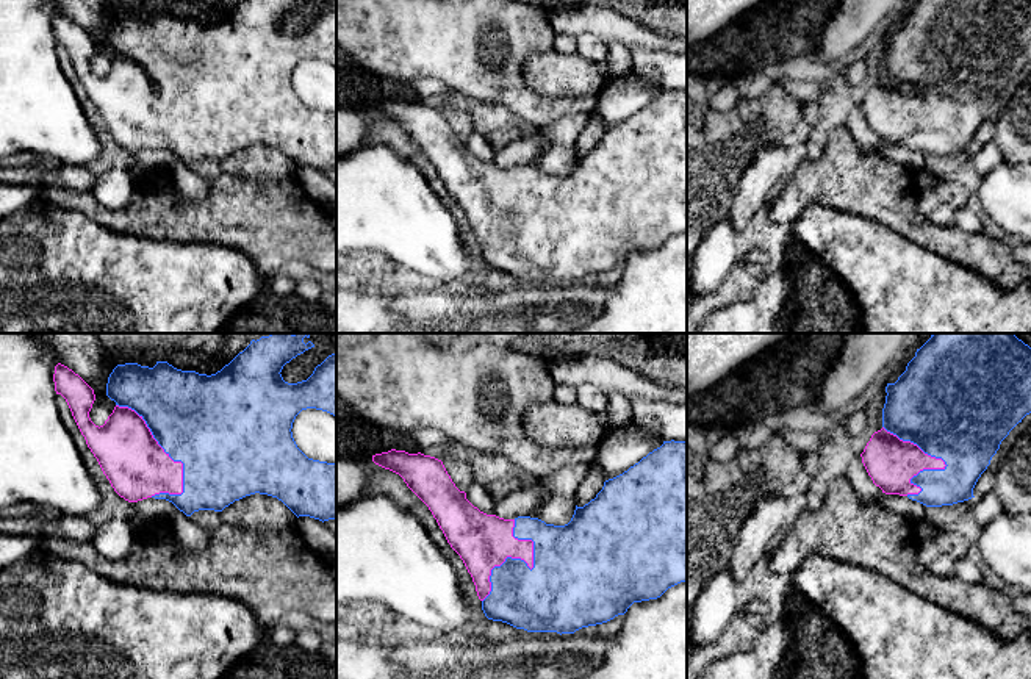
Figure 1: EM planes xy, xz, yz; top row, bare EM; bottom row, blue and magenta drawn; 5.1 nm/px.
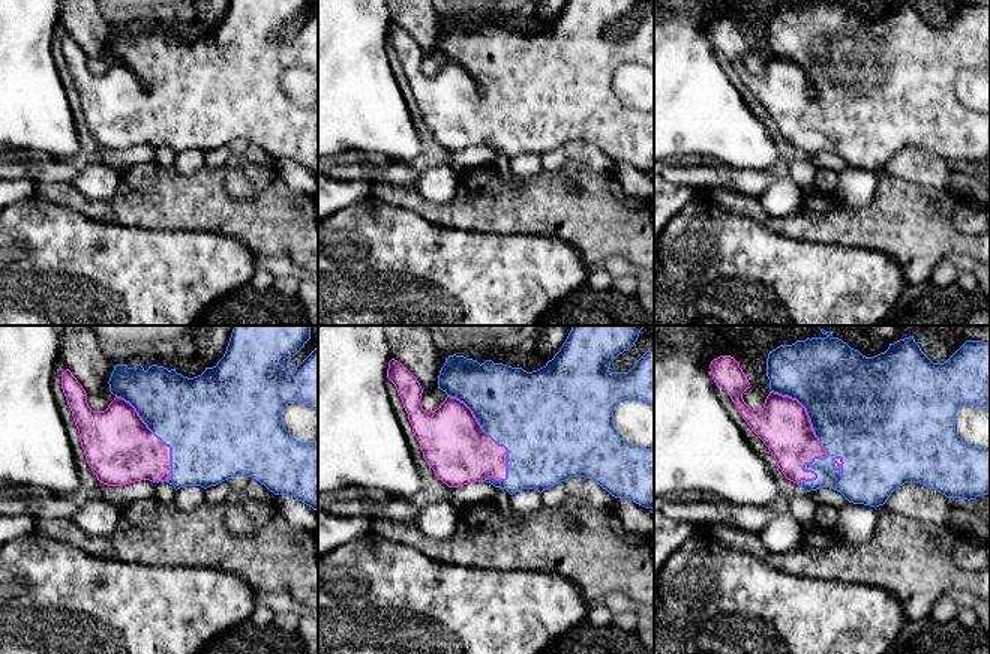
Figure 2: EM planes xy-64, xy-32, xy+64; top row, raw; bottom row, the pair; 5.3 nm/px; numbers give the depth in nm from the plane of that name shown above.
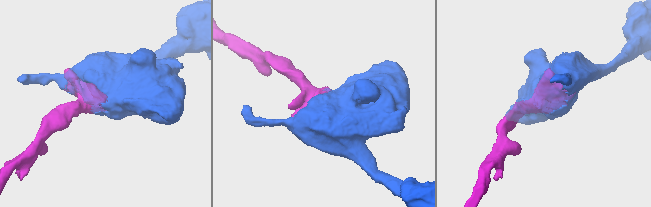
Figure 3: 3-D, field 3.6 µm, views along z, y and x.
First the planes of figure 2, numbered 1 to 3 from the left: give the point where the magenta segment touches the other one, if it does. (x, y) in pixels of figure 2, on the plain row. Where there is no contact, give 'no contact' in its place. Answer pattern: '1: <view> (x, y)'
1: xy-64 (158, 101)
2: xy-32 (489, 99)
3: xy+64 (816, 99)

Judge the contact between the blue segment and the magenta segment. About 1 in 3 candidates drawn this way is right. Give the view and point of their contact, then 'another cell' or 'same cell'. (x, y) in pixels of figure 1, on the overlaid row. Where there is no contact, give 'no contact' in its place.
contact xy (160, 445); same cell

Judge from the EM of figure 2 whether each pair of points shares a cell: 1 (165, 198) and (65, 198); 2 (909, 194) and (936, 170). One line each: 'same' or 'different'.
1: same
2: different

